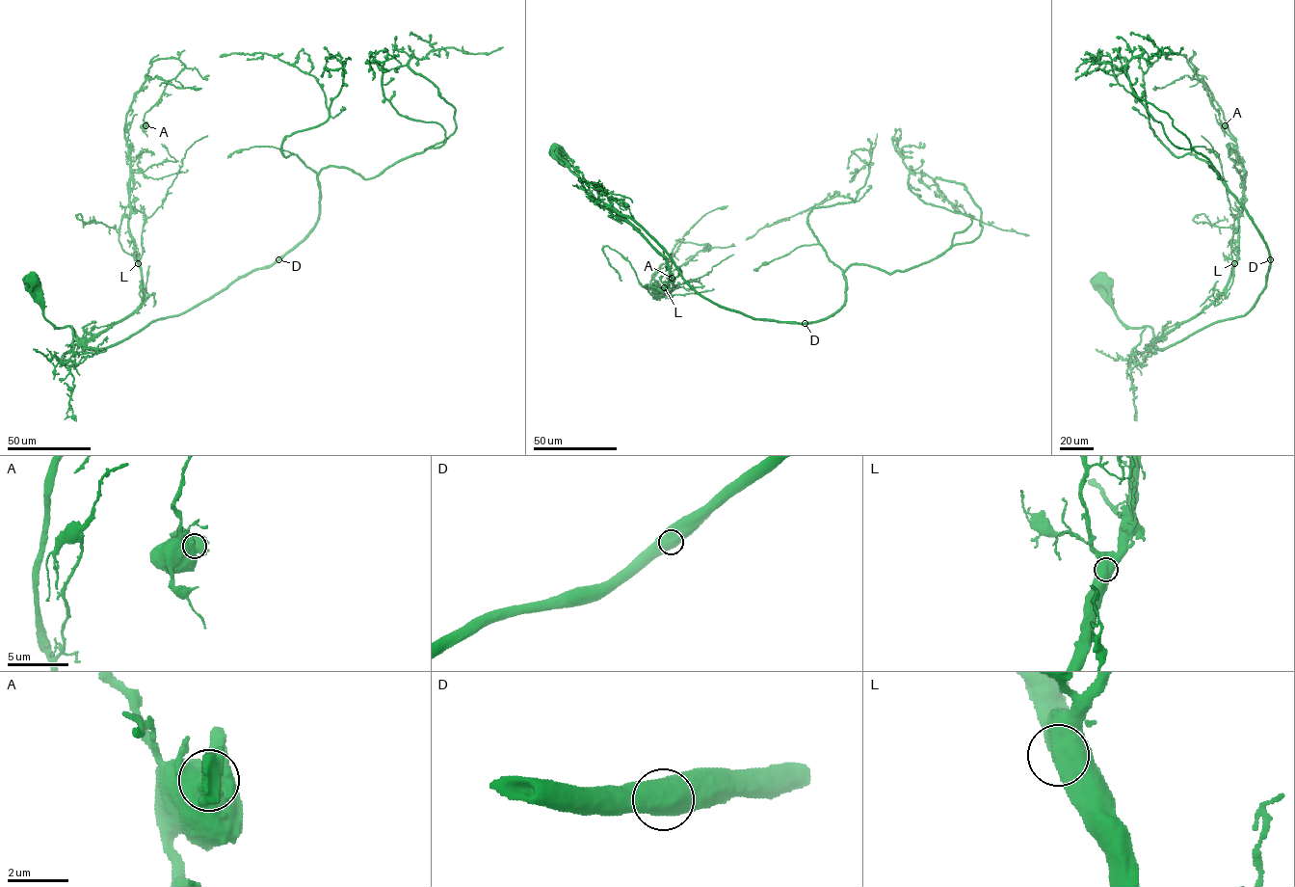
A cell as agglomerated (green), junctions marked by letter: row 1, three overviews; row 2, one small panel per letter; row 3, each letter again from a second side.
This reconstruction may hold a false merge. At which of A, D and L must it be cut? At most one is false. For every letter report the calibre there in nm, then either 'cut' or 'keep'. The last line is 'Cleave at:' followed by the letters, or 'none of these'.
A: 750 nm | keep
D: 850 nm | keep
L: 700 nm | keep
Cleave at: none of these

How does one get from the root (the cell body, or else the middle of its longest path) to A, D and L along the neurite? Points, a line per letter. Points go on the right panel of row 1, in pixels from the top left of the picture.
A: (1098, 280), (1116, 315), (1155, 339), (1221, 294), (1245, 171), (1190, 58), (1225, 125)
D: (1098, 280), (1116, 315), (1130, 328), (1150, 327), (1152, 343), (1164, 349), (1245, 314), (1263, 290), (1270, 259)
L: (1098, 280), (1123, 324), (1149, 326), (1155, 339), (1160, 339), (1221, 294), (1234, 263)

